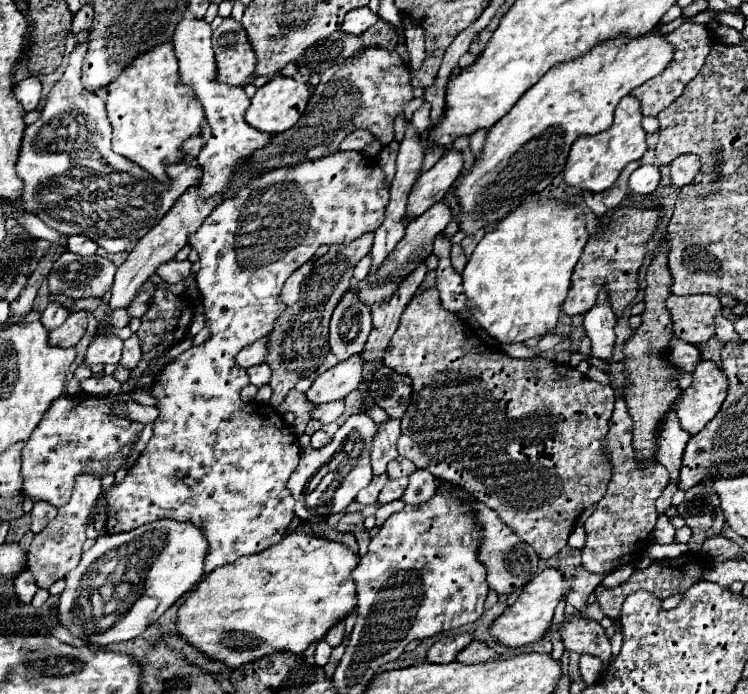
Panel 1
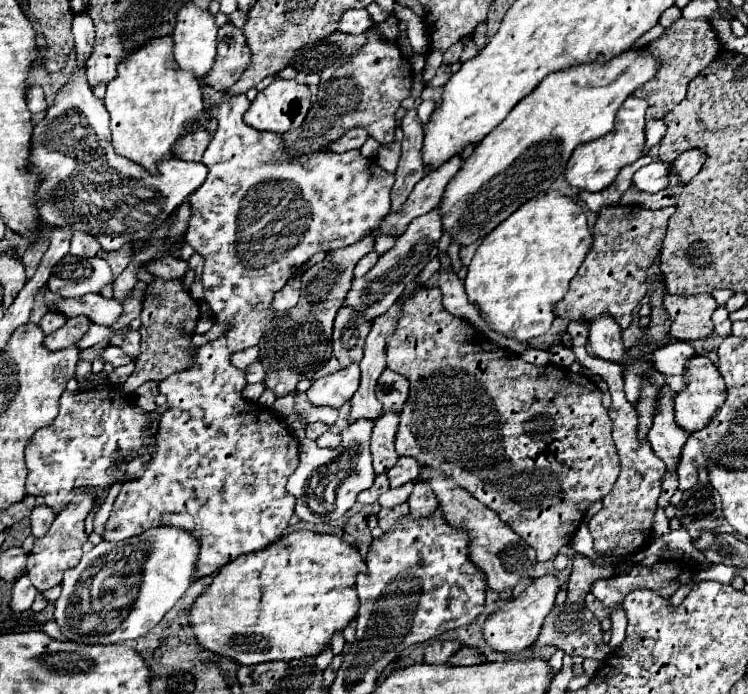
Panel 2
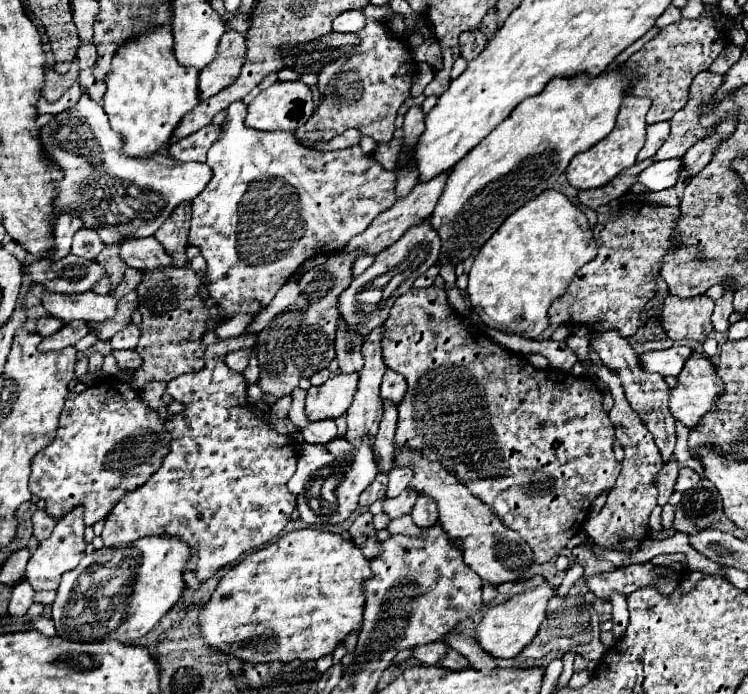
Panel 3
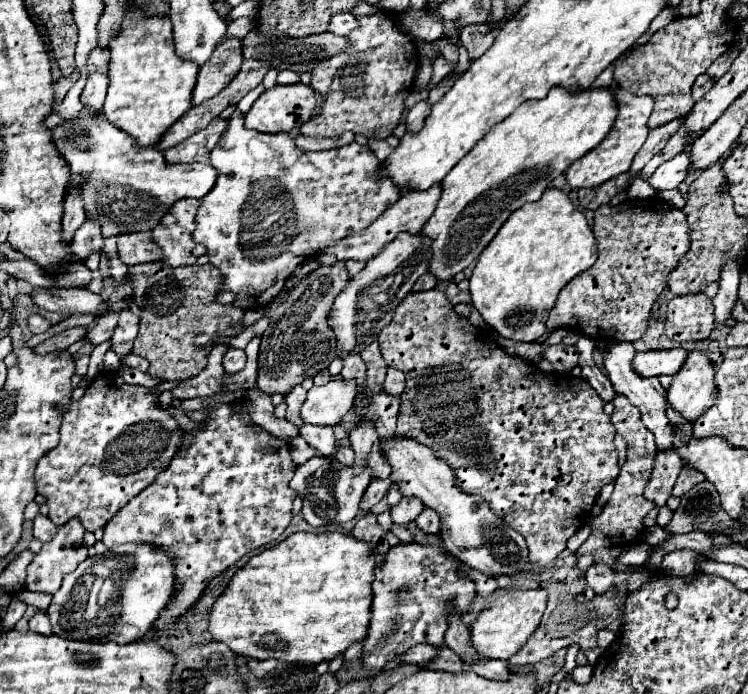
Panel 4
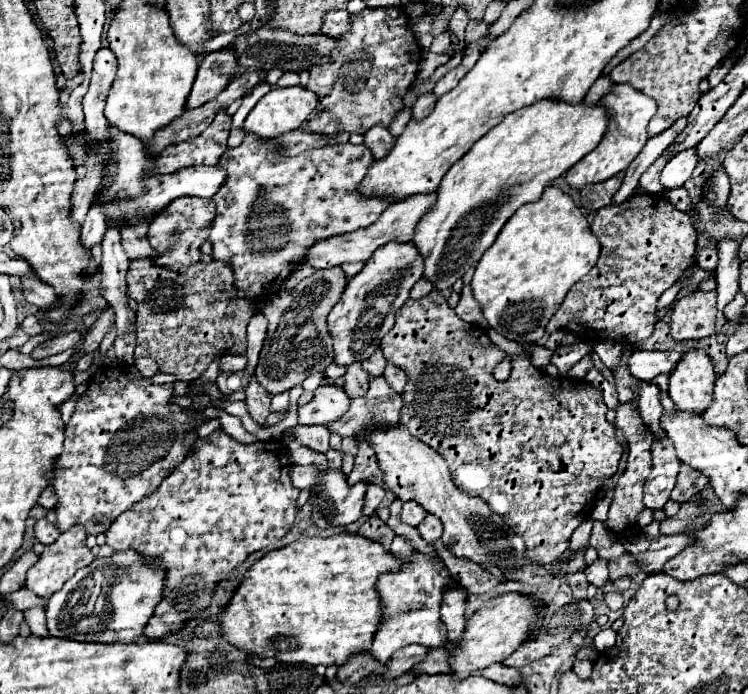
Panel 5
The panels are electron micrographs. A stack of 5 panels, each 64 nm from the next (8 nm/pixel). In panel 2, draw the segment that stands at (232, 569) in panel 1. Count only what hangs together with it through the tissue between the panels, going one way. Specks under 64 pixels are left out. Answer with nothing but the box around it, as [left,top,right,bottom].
[190,530,366,664]

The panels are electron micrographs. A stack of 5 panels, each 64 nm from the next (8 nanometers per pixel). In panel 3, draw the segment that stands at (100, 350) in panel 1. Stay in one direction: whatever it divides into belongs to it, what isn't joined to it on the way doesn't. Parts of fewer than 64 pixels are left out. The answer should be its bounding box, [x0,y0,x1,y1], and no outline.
[112,350,142,370]

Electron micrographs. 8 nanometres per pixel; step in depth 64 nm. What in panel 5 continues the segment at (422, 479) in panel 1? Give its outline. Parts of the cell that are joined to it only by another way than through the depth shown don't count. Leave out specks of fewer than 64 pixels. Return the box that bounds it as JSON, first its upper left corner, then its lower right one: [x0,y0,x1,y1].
[418,514,442,542]

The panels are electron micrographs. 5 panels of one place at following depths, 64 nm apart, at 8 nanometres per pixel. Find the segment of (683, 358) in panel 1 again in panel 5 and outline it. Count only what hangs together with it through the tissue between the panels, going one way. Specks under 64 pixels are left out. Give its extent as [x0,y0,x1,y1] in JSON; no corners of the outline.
[628,350,682,380]

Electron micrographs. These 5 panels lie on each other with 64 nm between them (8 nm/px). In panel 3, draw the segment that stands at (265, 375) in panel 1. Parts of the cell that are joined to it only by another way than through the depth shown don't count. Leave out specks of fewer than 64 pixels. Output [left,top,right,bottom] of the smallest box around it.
[242,356,260,384]

